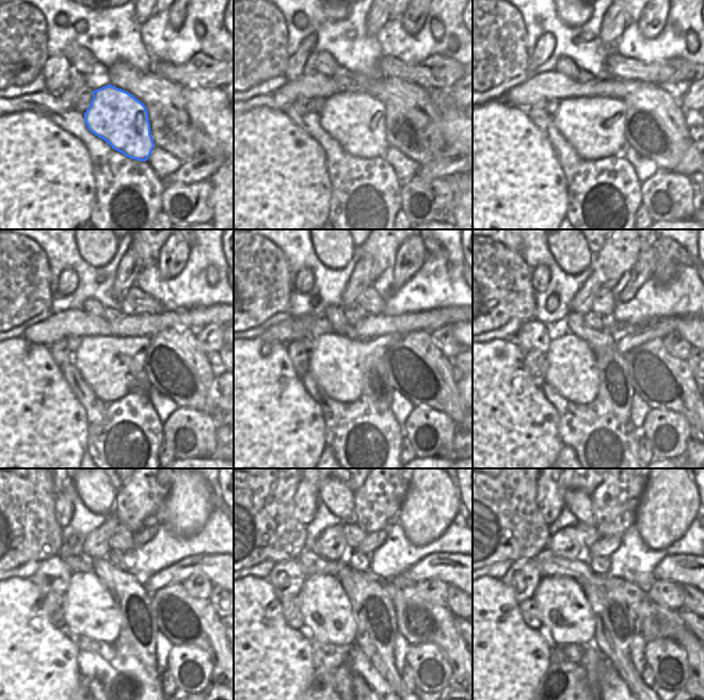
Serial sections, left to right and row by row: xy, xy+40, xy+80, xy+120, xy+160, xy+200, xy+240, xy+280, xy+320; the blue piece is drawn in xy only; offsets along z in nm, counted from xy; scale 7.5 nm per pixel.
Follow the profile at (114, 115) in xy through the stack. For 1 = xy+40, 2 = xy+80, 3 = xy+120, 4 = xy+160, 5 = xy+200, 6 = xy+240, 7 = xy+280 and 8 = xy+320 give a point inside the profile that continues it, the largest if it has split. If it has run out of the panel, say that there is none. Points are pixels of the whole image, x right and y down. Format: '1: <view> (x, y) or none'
1: xy+40 (356, 121)
2: xy+80 (594, 126)
3: xy+120 (108, 364)
4: xy+160 (337, 364)
5: xy+200 (572, 370)
6: xy+240 (91, 610)
7: xy+280 (329, 618)
8: xy+320 (566, 616)

